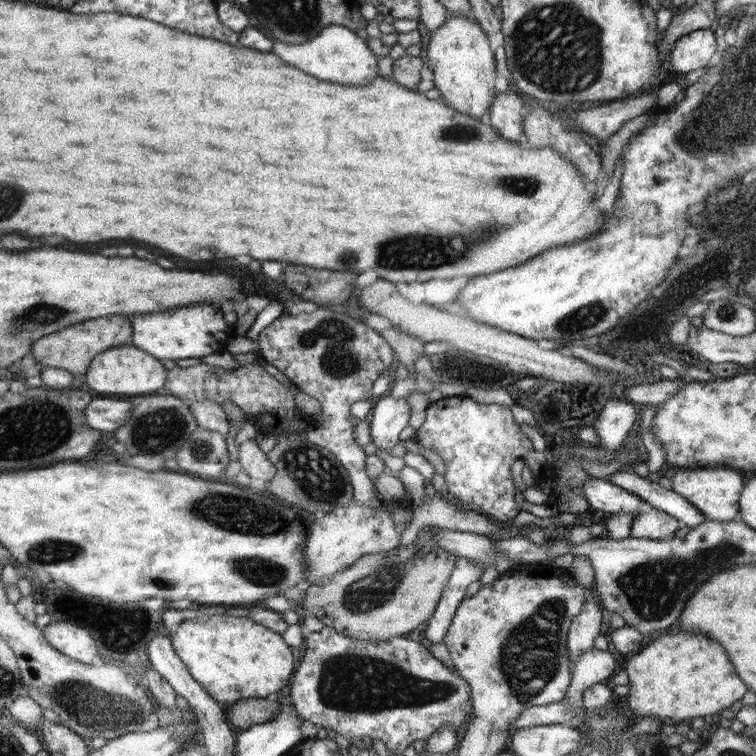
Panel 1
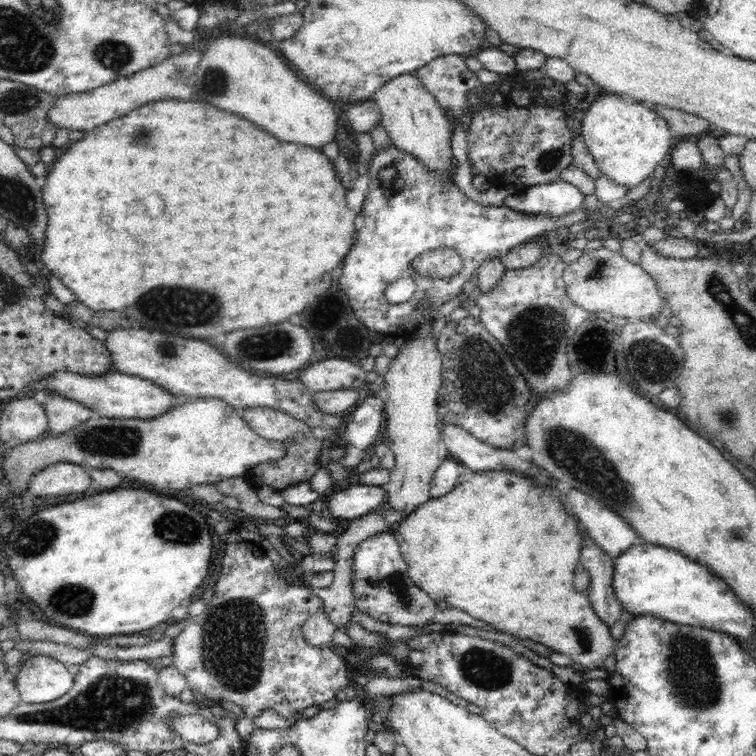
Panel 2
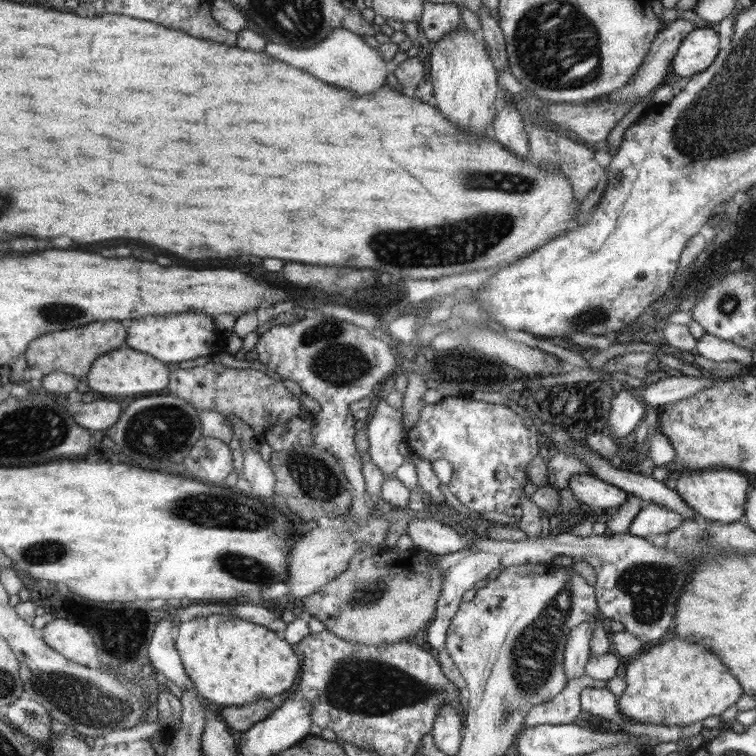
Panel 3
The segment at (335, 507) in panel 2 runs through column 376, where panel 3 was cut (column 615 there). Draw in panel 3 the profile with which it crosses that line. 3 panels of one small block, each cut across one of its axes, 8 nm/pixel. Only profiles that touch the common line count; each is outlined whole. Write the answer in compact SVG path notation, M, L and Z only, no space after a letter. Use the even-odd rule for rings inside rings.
M589 473L574 474L569 479L569 487L581 504L605 509L624 504L629 495L621 488L608 484Z

